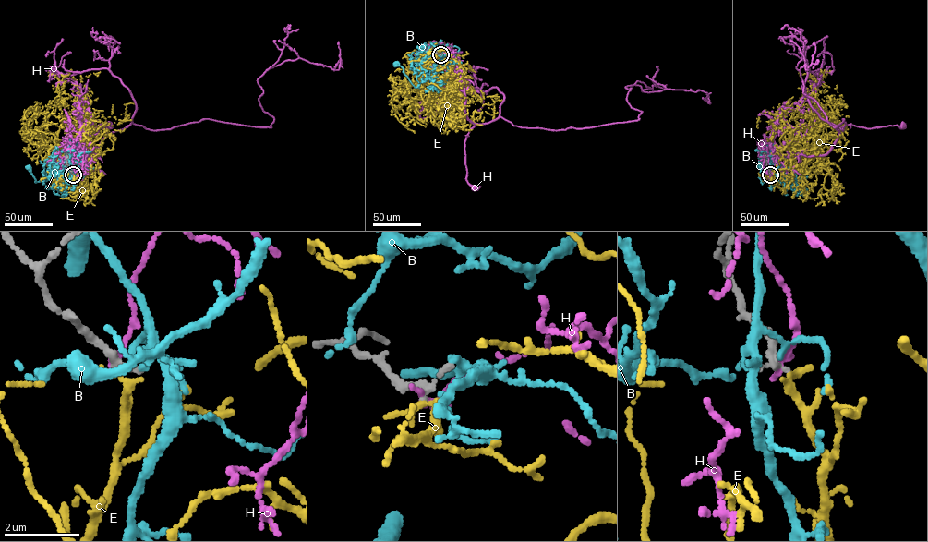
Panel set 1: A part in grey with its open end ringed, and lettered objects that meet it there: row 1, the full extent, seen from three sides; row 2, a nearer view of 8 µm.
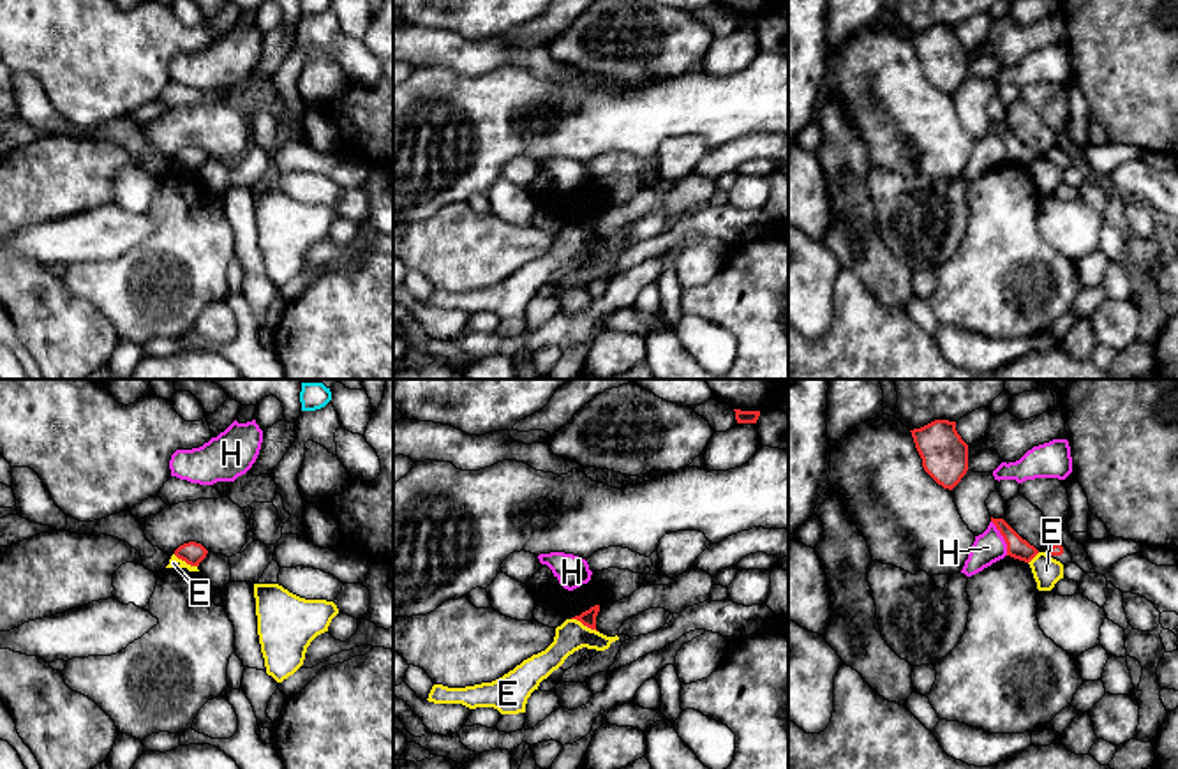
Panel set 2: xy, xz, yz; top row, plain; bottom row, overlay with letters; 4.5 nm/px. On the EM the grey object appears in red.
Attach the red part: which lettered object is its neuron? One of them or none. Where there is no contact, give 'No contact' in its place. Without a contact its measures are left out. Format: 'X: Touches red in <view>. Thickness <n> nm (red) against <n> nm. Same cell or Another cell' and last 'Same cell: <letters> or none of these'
B: No contact. Another cell
E: Touches red in xz. Thickness 70 nm (red) against 140 nm. Another cell
H: Touches red in yz. Thickness 100 nm (red) against 140 nm. Another cell
Same cell: none of these

